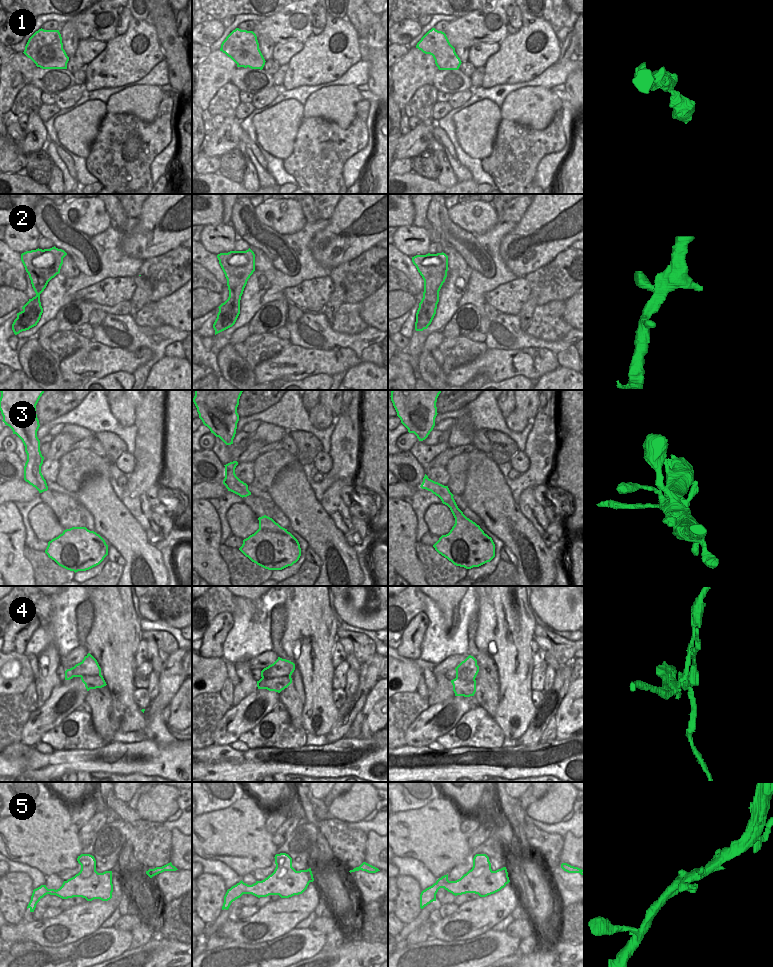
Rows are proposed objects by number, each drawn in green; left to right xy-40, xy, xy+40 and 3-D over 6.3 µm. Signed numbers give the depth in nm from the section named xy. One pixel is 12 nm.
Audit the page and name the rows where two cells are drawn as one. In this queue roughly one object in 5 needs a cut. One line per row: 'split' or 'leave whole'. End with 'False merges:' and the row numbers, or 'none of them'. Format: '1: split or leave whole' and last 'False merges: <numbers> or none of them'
1: leave whole
2: leave whole
3: leave whole
4: split
5: leave whole
False merges: 4

